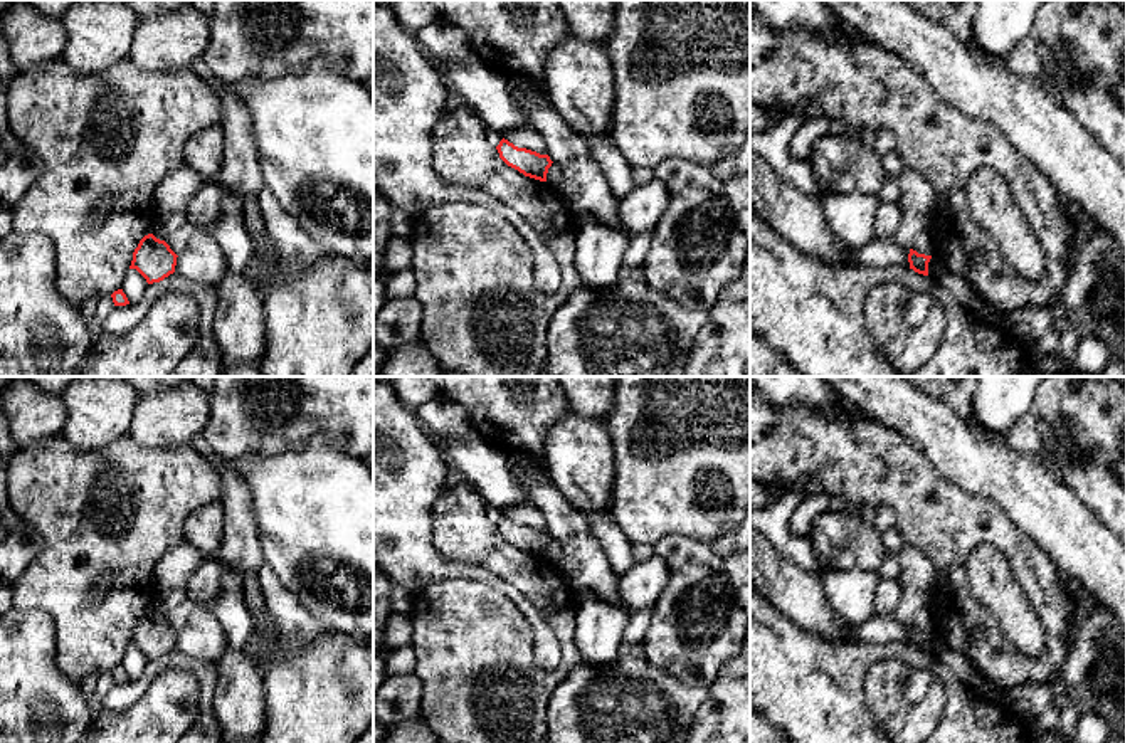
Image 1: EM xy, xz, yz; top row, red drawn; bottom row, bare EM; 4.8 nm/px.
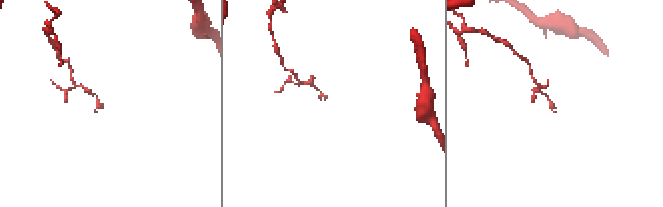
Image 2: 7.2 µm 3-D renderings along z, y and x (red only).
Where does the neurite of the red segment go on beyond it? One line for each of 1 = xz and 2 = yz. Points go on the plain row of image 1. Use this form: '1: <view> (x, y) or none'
1: none
2: none

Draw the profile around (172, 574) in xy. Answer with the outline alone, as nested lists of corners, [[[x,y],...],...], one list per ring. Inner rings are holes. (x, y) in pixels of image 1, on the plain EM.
[[[187,541],[168,550],[158,561],[155,578],[153,612],[168,617],[185,598],[187,583],[203,558]]]

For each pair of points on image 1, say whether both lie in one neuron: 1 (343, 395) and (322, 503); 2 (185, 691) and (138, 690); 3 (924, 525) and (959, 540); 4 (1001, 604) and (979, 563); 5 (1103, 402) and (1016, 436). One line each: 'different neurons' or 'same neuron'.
1: different neurons
2: different neurons
3: same neuron
4: same neuron
5: same neuron

